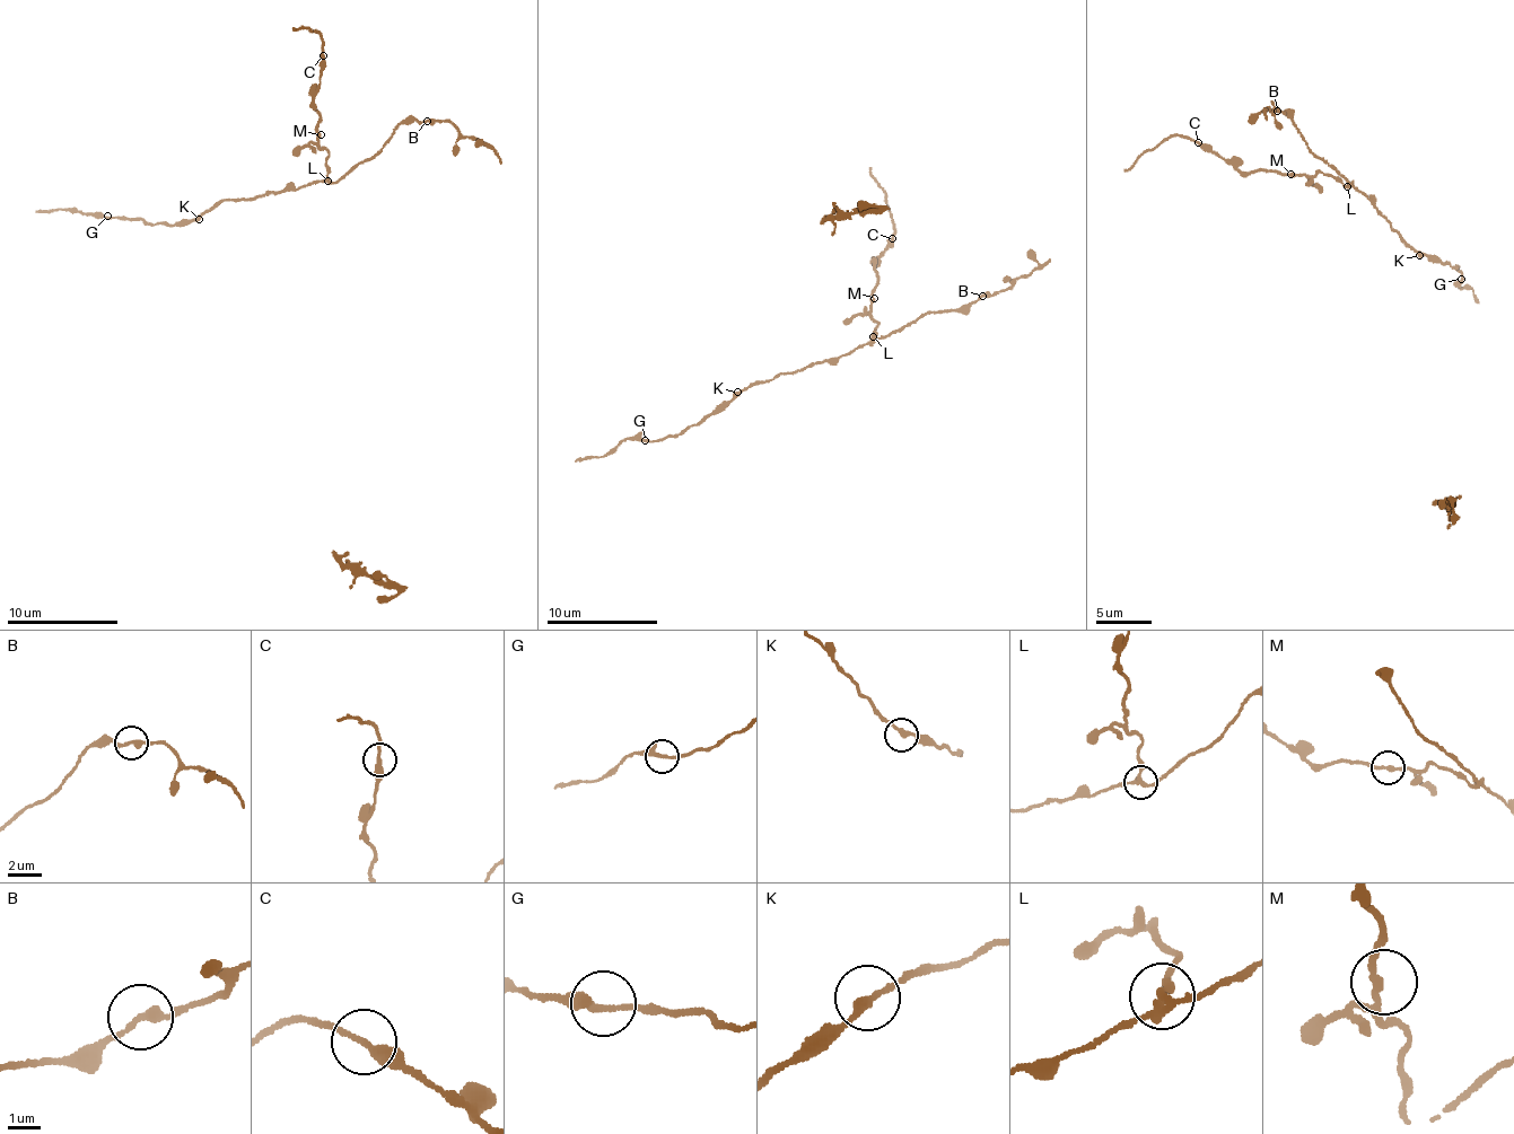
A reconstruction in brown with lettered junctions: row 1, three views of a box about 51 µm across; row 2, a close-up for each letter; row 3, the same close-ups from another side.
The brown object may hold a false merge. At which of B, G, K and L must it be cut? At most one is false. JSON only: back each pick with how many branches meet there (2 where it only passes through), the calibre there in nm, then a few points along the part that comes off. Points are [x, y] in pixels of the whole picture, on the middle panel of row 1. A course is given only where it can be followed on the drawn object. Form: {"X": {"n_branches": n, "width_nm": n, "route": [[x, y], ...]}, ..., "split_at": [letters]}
{"L": {"n_branches": 3, "width_nm": 200, "route": [[872, 336], [875, 258], [892, 238], [894, 226], [884, 192], [869, 167]]}, "split_at": ["L"]}

